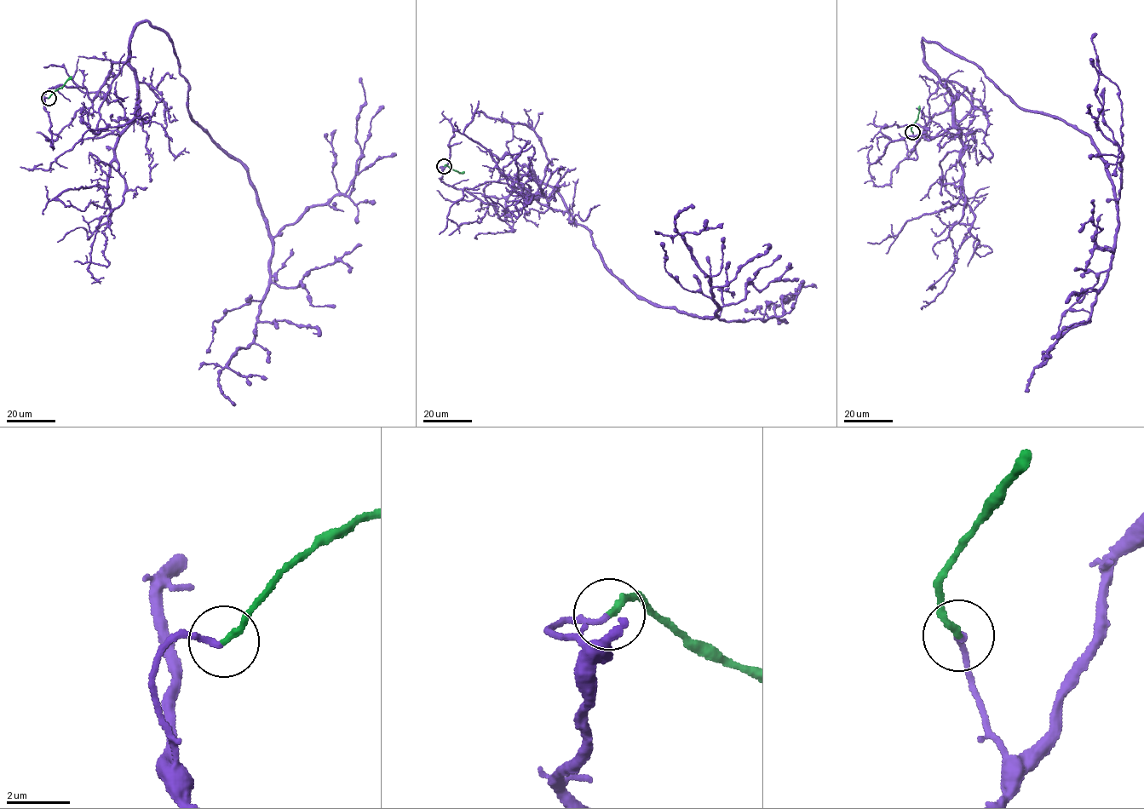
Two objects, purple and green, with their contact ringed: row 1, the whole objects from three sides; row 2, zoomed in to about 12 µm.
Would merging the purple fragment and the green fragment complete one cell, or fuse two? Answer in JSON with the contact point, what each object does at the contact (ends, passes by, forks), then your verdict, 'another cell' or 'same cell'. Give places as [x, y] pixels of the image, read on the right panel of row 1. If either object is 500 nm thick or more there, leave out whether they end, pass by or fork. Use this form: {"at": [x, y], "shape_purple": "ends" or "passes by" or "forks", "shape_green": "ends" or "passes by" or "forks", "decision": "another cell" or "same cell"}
{"at": [912, 132], "shape_purple": "ends", "shape_green": "ends", "decision": "same cell"}

